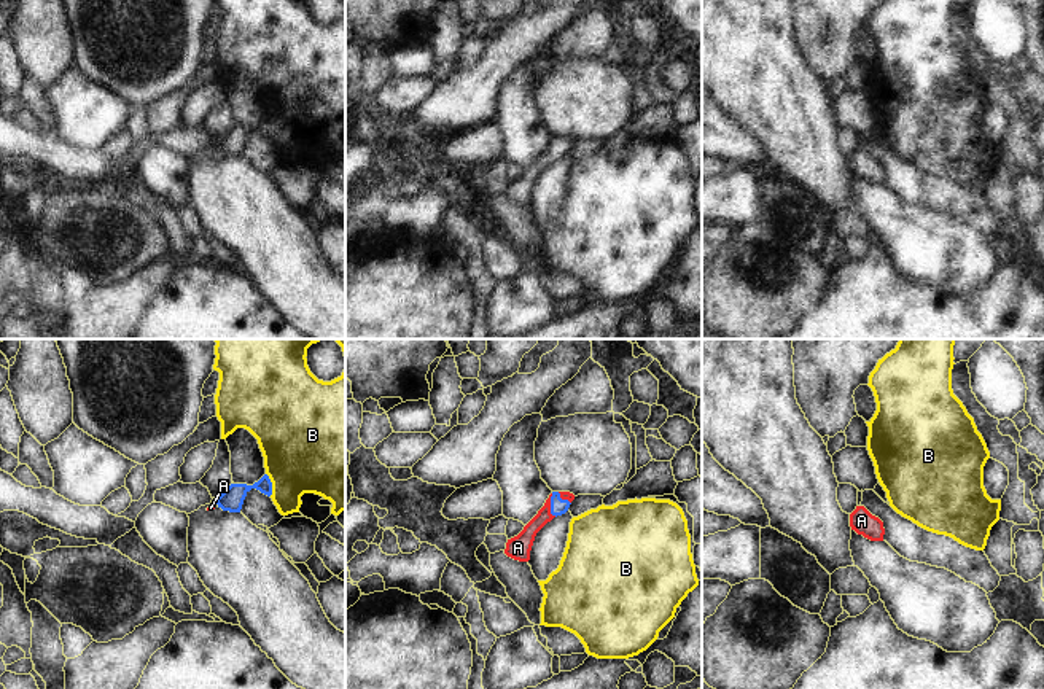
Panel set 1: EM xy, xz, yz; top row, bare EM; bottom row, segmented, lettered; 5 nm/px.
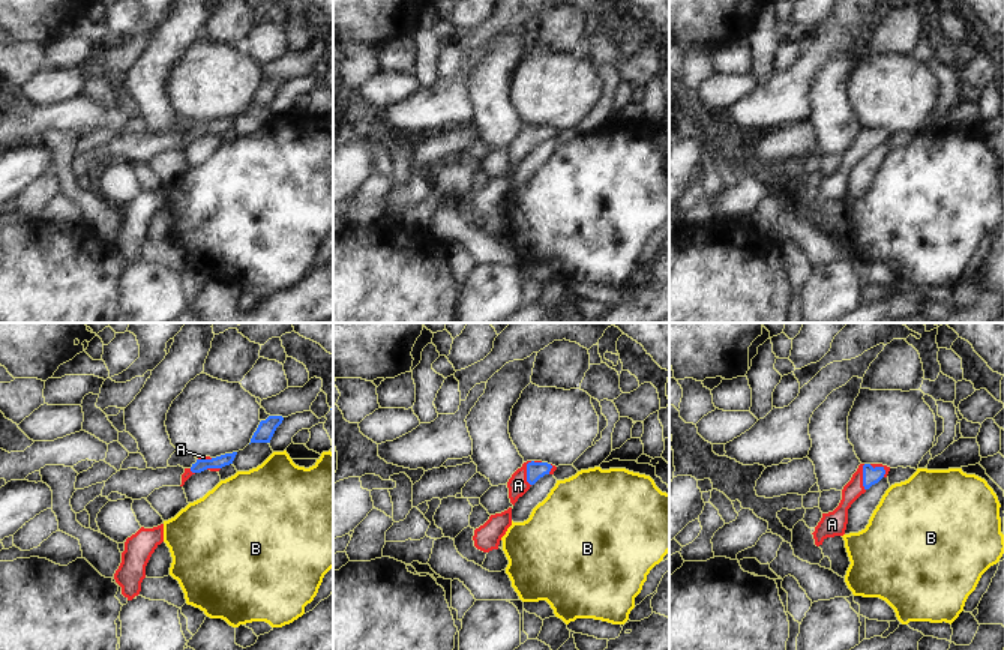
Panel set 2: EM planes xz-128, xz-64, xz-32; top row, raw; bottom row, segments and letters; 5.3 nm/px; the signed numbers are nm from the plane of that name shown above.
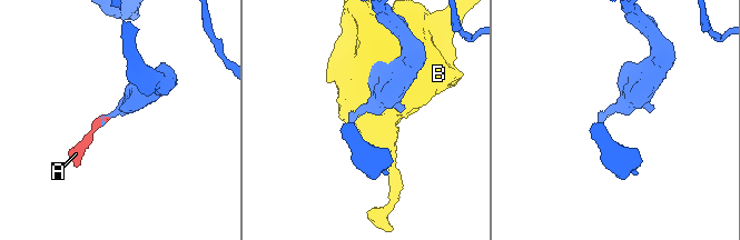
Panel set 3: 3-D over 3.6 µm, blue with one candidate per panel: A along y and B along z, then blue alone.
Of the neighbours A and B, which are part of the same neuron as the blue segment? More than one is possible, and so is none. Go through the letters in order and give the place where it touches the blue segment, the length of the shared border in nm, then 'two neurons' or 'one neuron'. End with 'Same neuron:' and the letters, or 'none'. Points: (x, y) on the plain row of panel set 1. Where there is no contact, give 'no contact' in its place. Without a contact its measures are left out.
A: meets blue in xz at (551, 150); contact 120 nm long; one neuron
B: meets blue in xy at (271, 128); contact 120 nm long; two neurons
Same neuron: A

